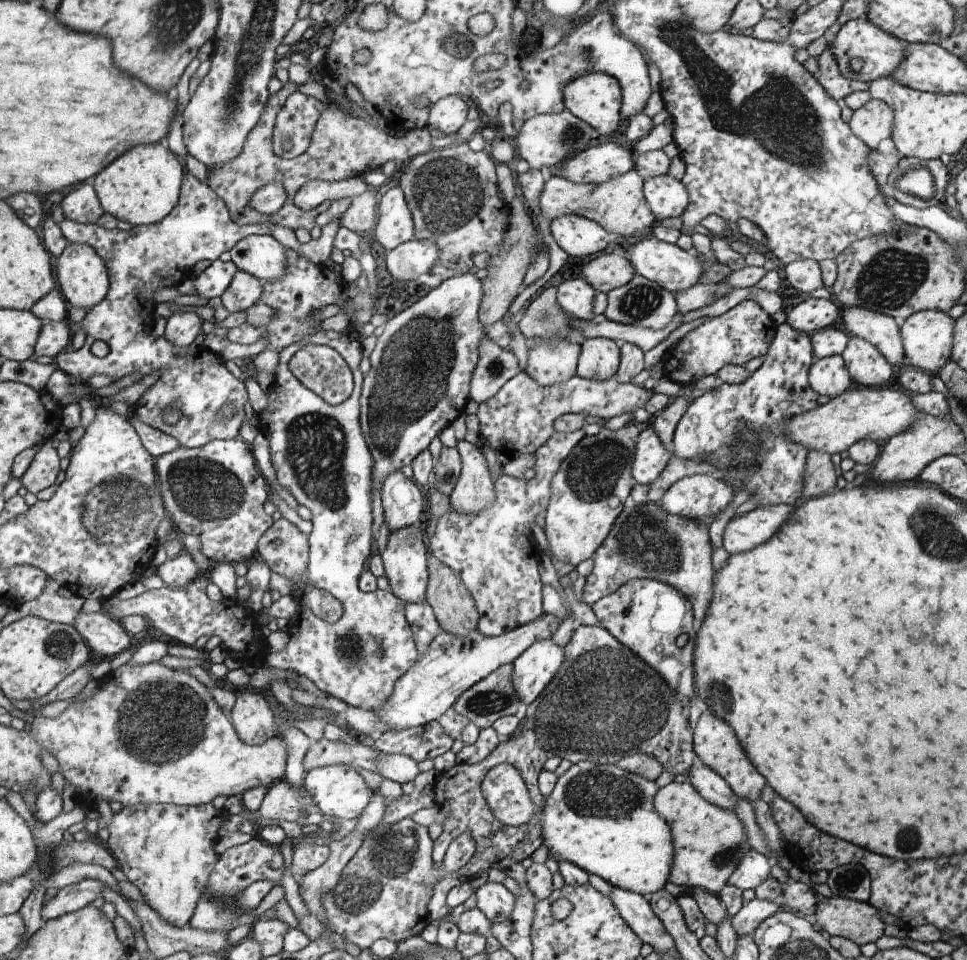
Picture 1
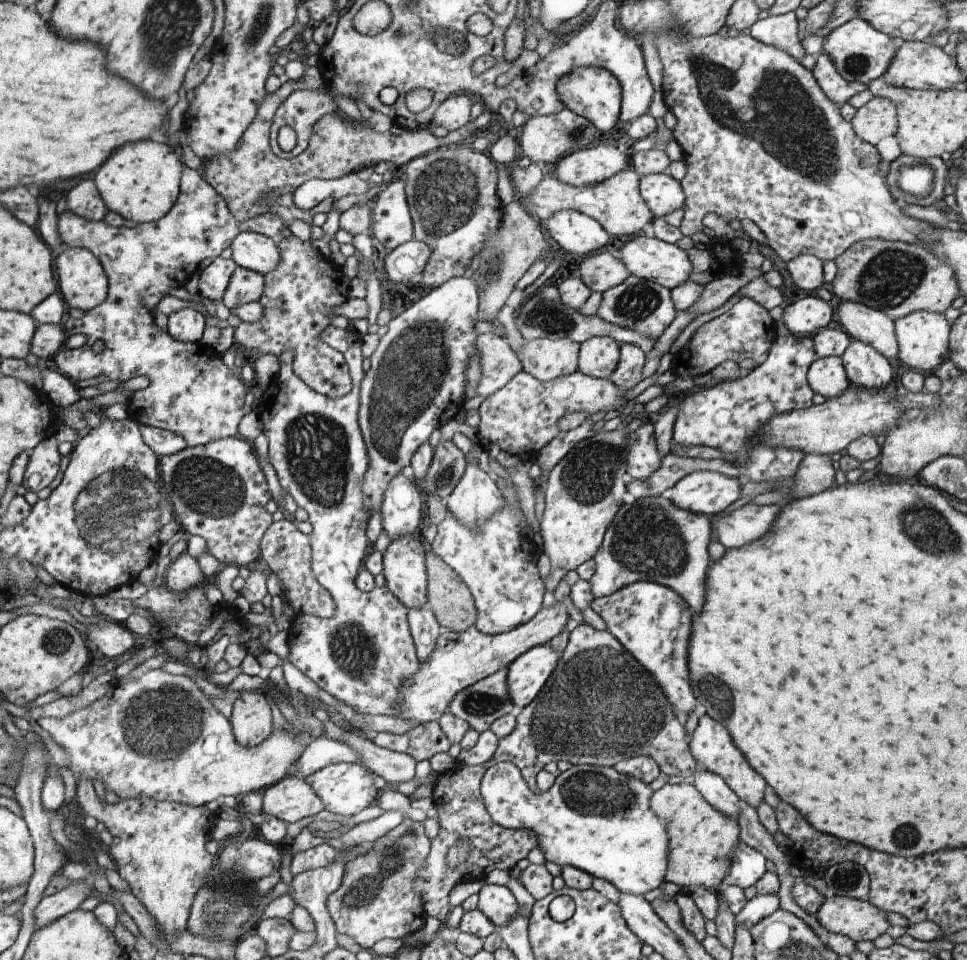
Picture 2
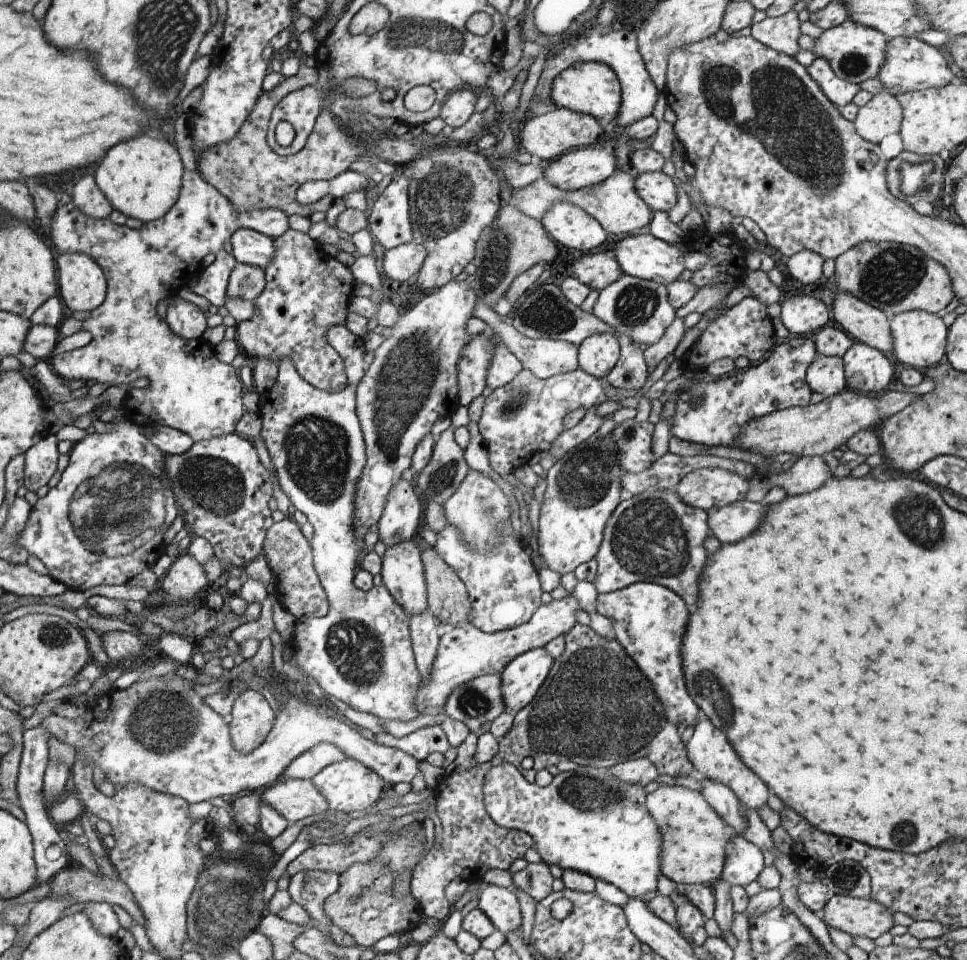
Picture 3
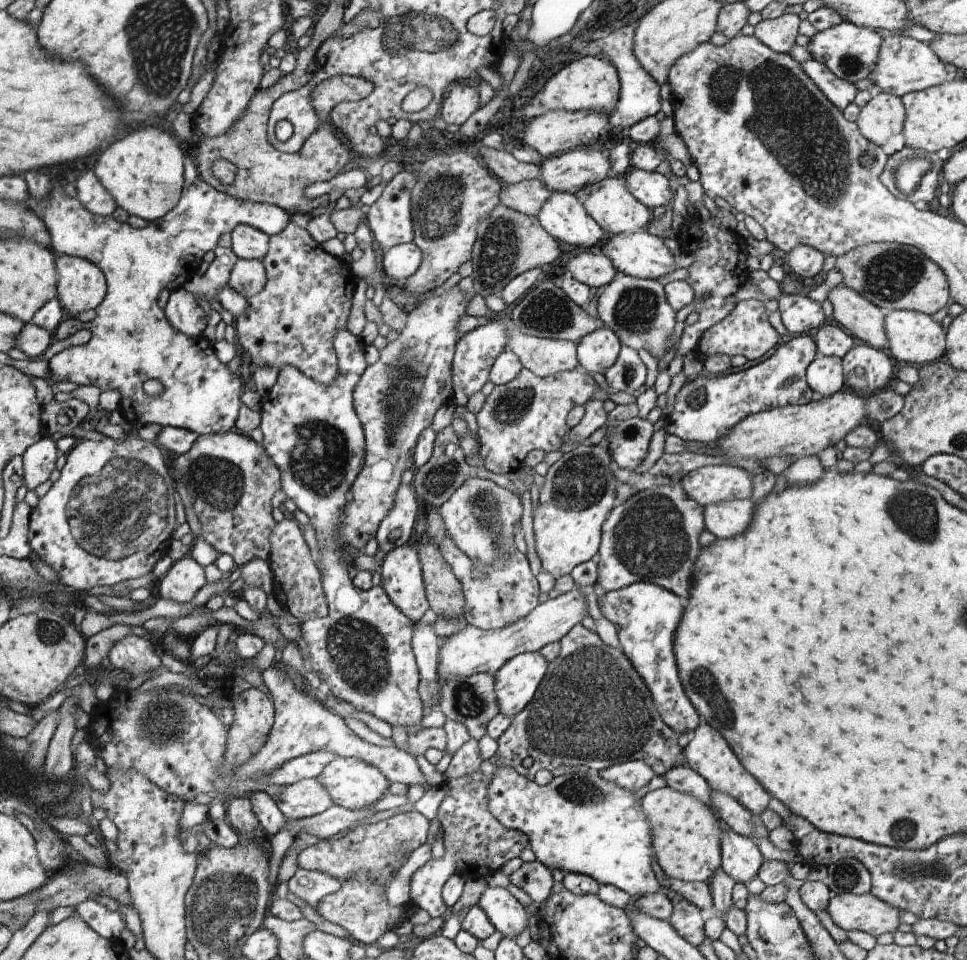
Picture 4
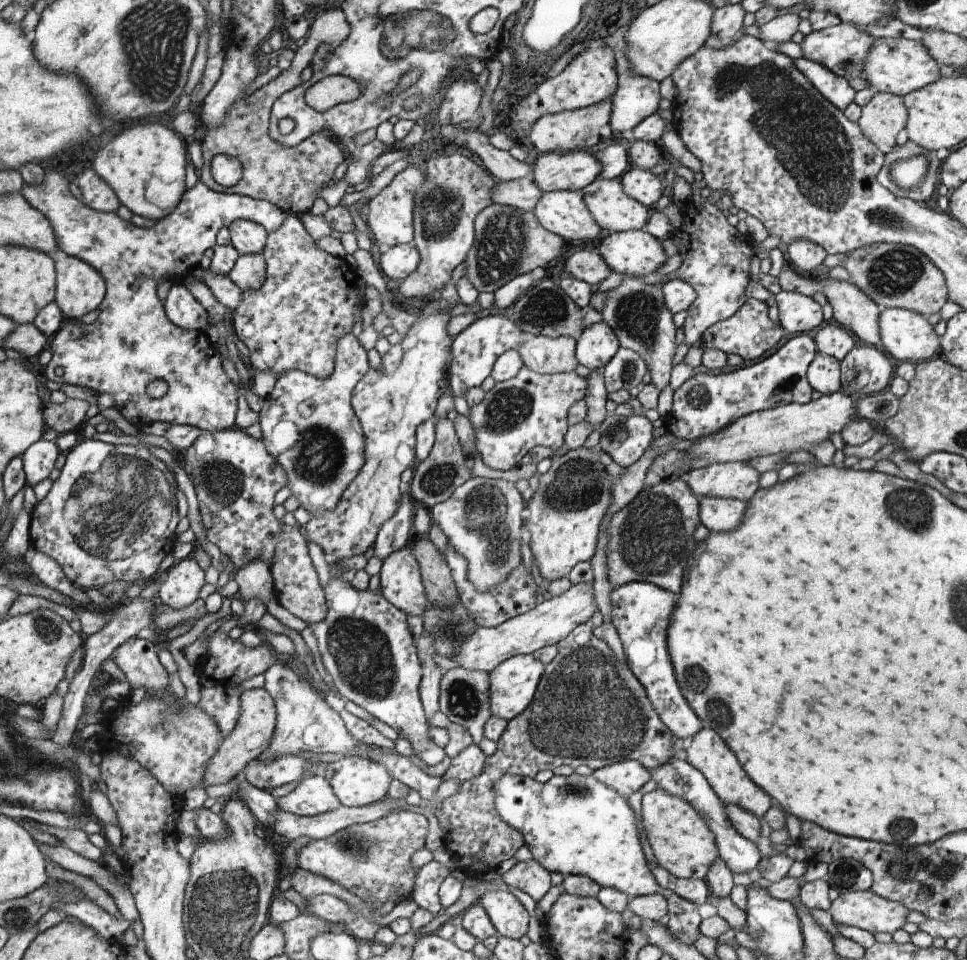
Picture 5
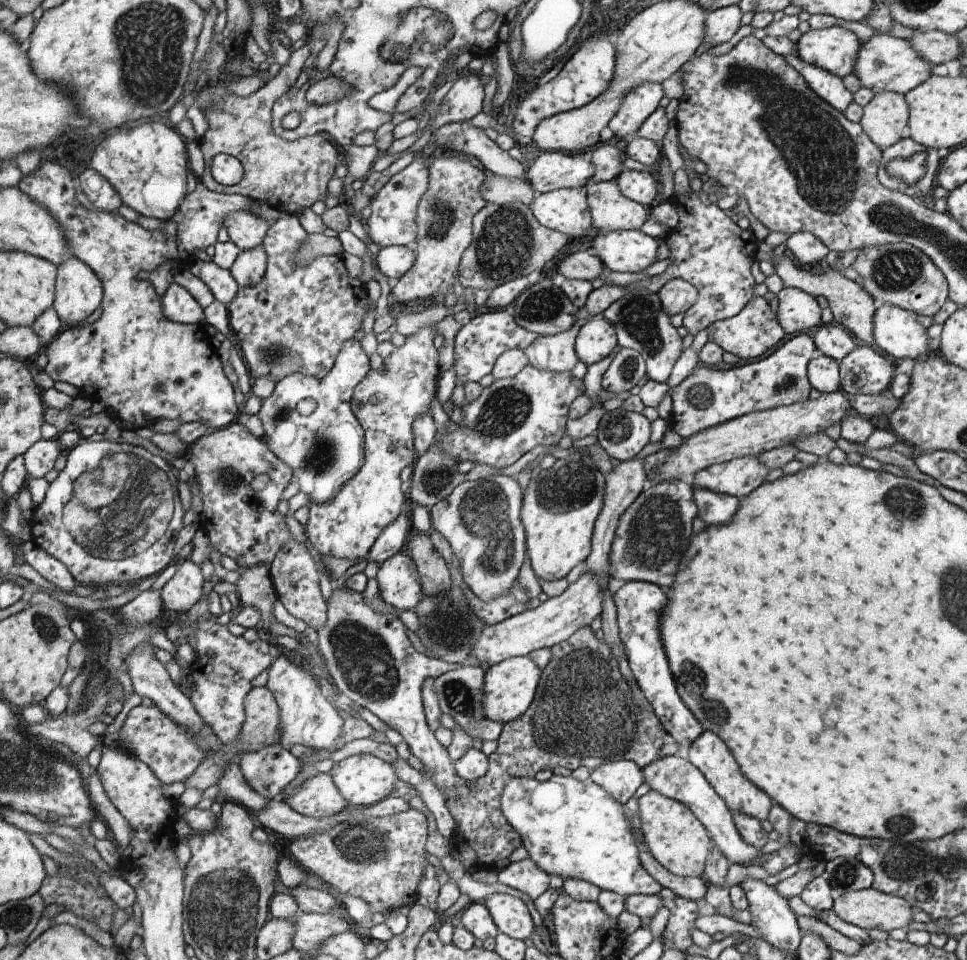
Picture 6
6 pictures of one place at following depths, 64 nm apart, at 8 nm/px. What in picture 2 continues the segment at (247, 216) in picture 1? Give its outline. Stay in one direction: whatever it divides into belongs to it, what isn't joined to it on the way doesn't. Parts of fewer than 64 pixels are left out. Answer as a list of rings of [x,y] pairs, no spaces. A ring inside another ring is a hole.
[[[318,66],[308,67],[304,70],[302,80],[289,80],[282,84],[274,94],[266,98],[261,106],[256,120],[250,125],[241,144],[233,153],[224,154],[218,158],[210,158],[204,162],[204,180],[216,188],[218,195],[225,199],[237,222],[244,222],[250,218],[260,216],[262,210],[262,196],[266,192],[280,194],[276,204],[268,210],[274,216],[280,216],[284,226],[290,226],[295,220],[313,225],[313,218],[318,213],[328,213],[332,209],[333,200],[326,199],[310,210],[302,210],[293,202],[294,194],[309,180],[330,180],[344,178],[354,173],[356,167],[372,167],[379,162],[385,162],[392,167],[410,163],[414,158],[426,155],[444,145],[452,146],[462,144],[464,138],[464,126],[462,130],[449,131],[445,137],[436,137],[427,126],[417,130],[405,130],[400,136],[392,136],[389,131],[383,133],[368,127],[365,122],[357,123],[342,112],[332,112],[322,116],[311,132],[311,138],[305,150],[296,157],[283,159],[272,153],[270,147],[270,131],[276,110],[281,103],[292,94],[300,90],[325,90],[326,75]]]

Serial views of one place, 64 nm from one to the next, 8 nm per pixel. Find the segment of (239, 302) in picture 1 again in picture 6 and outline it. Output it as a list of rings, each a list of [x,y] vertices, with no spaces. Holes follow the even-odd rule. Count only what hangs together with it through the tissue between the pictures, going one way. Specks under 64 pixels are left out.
[[[262,245],[241,251],[230,269],[240,287],[260,282],[267,267],[267,252]]]

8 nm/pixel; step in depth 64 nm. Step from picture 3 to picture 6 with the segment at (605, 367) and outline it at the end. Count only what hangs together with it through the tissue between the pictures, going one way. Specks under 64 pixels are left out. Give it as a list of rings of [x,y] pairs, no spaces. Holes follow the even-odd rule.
[[[604,315],[593,317],[579,330],[576,340],[577,357],[586,366],[608,357],[618,346],[616,327]]]

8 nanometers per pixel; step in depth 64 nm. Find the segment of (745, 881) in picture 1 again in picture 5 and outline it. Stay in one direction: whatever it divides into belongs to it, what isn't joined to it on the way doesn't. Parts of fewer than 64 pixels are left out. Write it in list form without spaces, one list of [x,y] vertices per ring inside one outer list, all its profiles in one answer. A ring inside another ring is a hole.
[[[673,758],[670,761],[666,761],[664,765],[650,770],[650,774],[658,787],[664,789],[668,794],[686,799],[706,818],[708,826],[712,828],[716,836],[717,849],[720,852],[720,856],[733,873],[747,873],[756,868],[761,859],[756,843],[744,838],[734,828],[721,798],[714,792],[710,783],[699,770],[696,770],[687,760]]]

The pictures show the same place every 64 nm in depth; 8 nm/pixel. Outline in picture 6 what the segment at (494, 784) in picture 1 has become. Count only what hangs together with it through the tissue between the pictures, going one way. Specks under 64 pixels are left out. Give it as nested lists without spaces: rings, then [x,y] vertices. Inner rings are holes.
[[[552,775],[550,780],[540,782],[536,777],[514,777],[505,784],[500,800],[501,811],[520,835],[529,857],[551,877],[582,879],[601,887],[602,891],[612,891],[623,897],[658,895],[664,888],[646,872],[640,862],[639,850],[623,804],[590,779],[580,782],[572,776]]]

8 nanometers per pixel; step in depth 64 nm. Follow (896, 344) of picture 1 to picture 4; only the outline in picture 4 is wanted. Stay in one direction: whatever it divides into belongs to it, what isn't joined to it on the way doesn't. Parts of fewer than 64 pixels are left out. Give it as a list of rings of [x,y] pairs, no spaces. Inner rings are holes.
[[[838,285],[829,291],[828,300],[834,306],[832,320],[865,342],[866,345],[884,349],[887,346],[885,330],[886,311],[862,298],[854,290]]]

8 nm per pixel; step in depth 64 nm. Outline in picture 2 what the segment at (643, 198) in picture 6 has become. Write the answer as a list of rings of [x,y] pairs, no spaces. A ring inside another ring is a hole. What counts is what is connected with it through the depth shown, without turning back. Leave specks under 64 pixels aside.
[[[664,173],[643,176],[641,194],[655,218],[664,218],[665,215],[685,206],[686,202],[681,182]]]

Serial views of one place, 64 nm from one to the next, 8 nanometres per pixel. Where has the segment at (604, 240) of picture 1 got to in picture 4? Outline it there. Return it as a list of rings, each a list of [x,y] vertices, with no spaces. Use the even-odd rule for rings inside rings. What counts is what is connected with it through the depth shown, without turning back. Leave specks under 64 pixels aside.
[[[554,191],[549,200],[545,202],[537,218],[542,227],[554,239],[572,246],[583,246],[586,248],[585,250],[590,250],[590,248],[596,246],[600,242],[600,238],[604,236],[604,228],[600,228],[600,224],[586,211],[584,204],[574,193]]]

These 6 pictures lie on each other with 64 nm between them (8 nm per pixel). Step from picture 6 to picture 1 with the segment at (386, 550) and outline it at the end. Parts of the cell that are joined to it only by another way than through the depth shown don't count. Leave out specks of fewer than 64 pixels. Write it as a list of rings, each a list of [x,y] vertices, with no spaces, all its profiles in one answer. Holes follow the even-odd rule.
[[[401,470],[390,473],[383,482],[381,498],[385,523],[391,533],[414,526],[420,520],[424,502],[422,492]]]

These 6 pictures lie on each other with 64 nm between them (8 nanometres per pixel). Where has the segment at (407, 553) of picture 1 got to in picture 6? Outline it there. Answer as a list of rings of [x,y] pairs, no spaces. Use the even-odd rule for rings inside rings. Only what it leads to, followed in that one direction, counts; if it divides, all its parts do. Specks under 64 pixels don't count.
[[[404,552],[379,566],[377,581],[383,600],[400,610],[414,610],[421,602],[422,588],[417,566]]]

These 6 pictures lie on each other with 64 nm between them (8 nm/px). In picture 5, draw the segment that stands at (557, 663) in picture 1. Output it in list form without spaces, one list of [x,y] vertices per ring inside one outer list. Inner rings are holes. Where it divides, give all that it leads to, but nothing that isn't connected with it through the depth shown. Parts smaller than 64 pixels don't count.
[[[516,655],[501,662],[489,674],[489,709],[495,717],[512,720],[525,712],[536,696],[536,690],[545,674],[545,666],[534,655]]]

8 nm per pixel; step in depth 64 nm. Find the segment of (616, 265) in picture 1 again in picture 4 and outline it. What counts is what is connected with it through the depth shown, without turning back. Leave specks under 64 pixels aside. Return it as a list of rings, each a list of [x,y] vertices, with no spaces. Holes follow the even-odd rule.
[[[582,252],[574,256],[566,266],[568,275],[588,287],[599,288],[610,284],[616,274],[616,266],[603,253],[594,255],[594,252]]]

